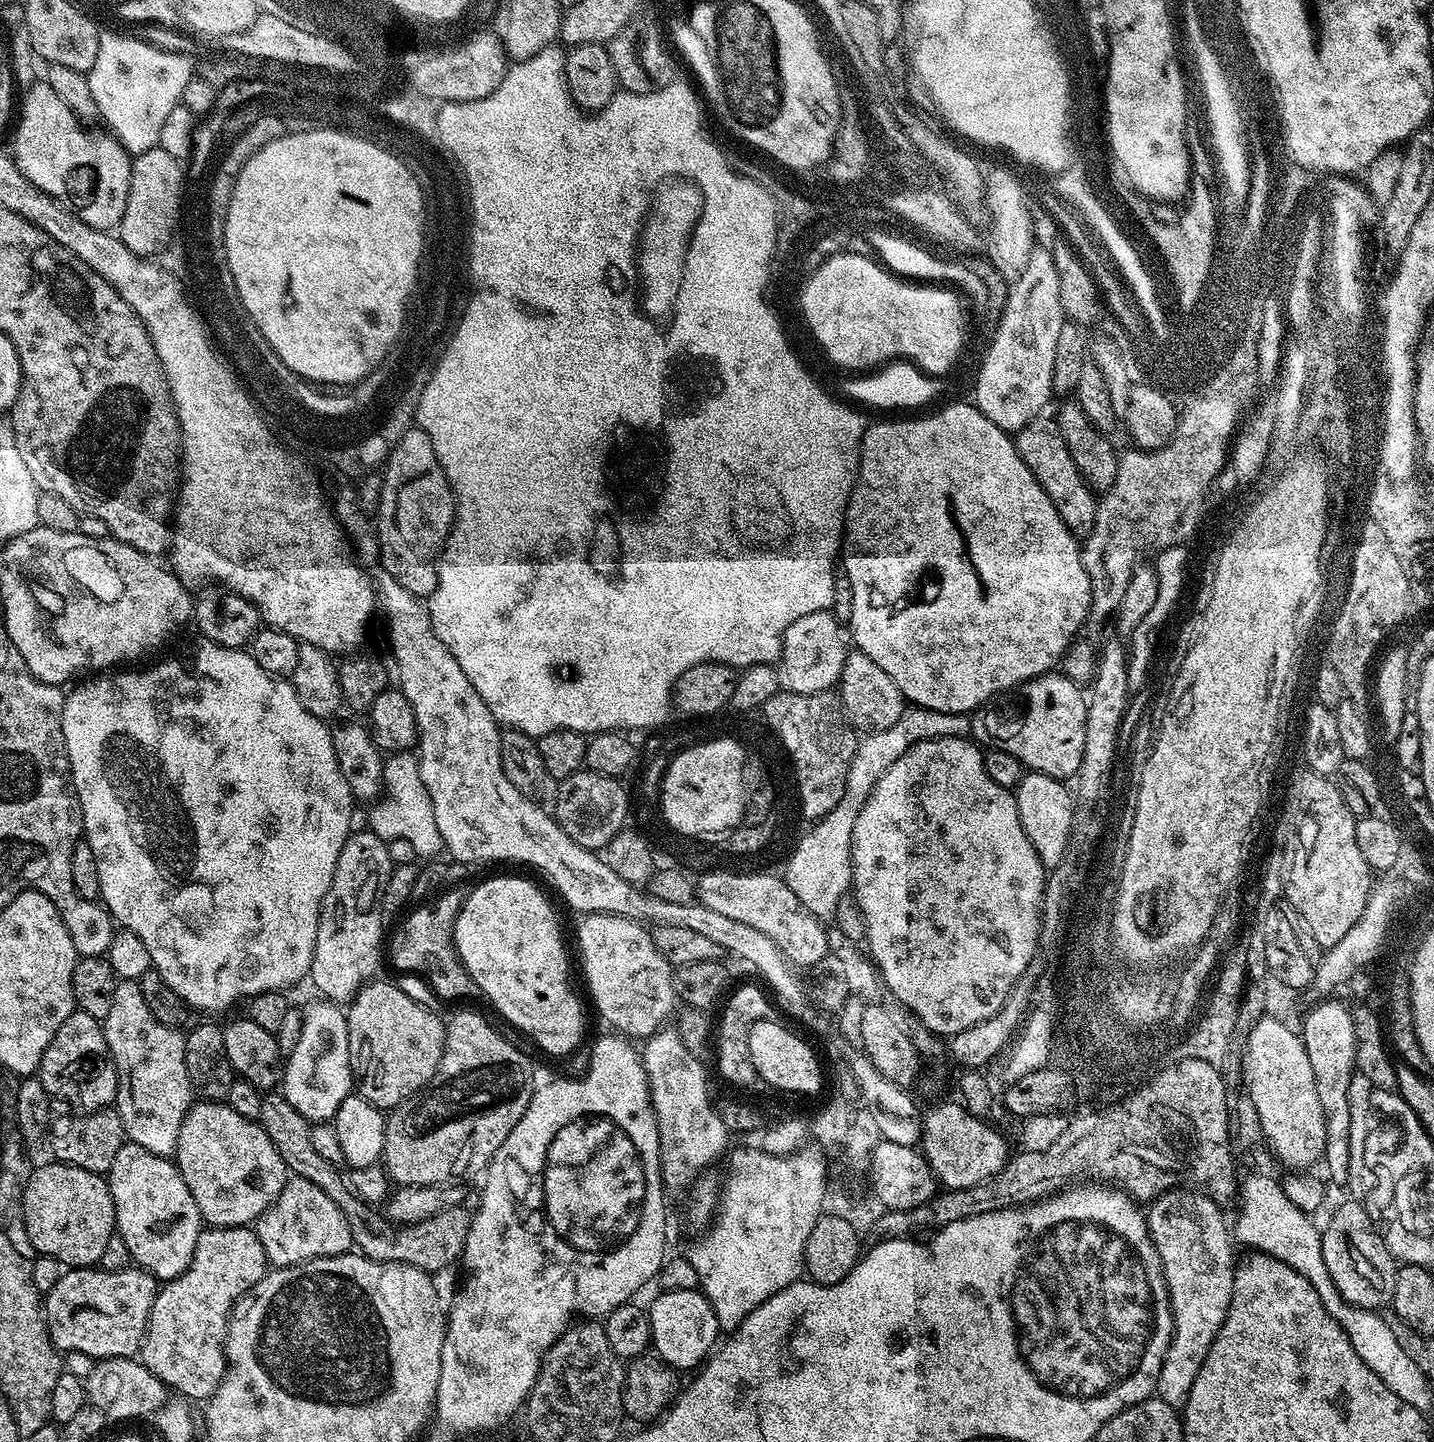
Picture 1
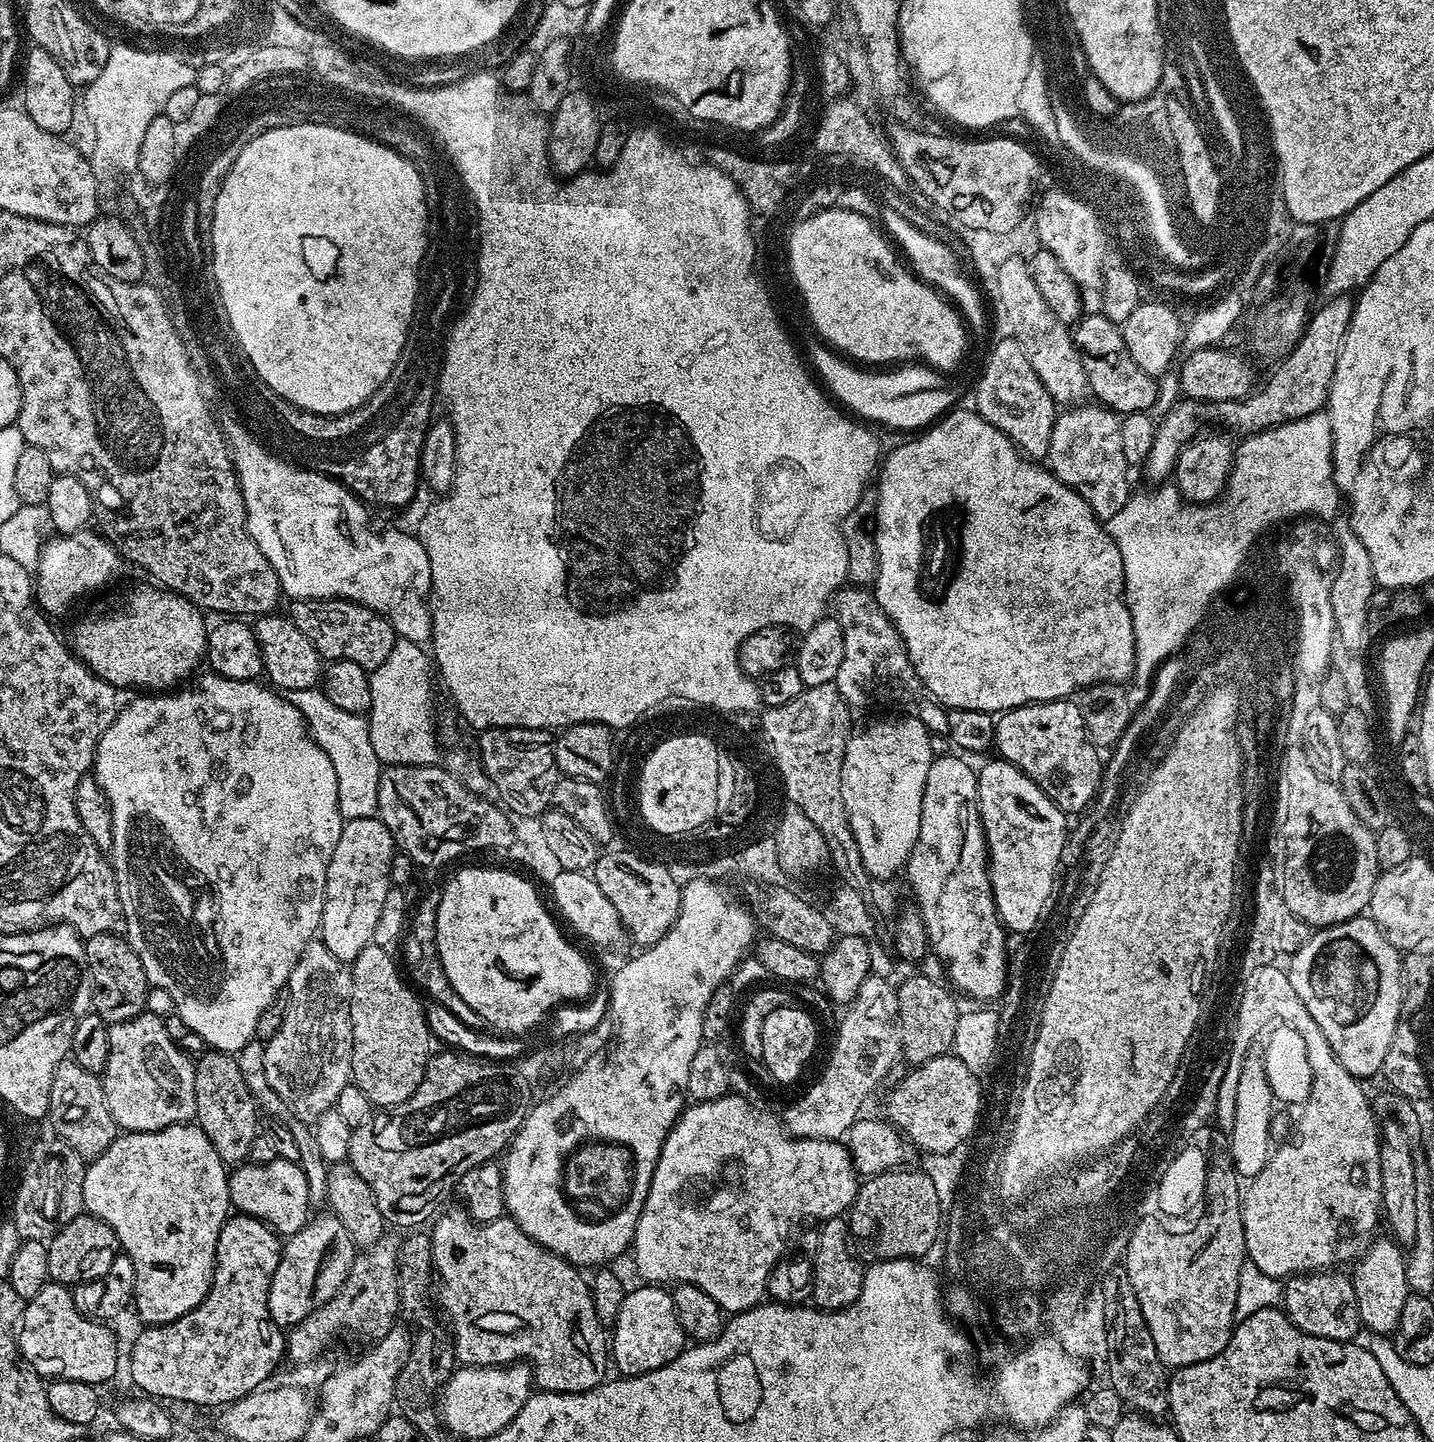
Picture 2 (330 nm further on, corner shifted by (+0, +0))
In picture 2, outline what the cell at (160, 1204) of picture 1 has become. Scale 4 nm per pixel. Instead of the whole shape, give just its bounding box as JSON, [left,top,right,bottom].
[84,1123,230,1326]

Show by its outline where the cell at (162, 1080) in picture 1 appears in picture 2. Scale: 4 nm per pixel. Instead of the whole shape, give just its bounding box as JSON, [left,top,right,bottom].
[102,1010,196,1132]

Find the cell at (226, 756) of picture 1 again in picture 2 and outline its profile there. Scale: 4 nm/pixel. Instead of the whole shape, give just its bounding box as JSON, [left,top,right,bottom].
[94,674,346,1054]

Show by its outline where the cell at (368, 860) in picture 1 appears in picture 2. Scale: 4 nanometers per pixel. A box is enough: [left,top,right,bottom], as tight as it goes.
[318,816,397,962]

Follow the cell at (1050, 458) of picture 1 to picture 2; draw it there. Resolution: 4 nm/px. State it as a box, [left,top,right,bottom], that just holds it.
[1046,402,1130,522]

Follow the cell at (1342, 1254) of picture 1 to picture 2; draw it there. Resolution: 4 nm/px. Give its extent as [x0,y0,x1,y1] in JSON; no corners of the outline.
[1282,1270,1362,1342]

